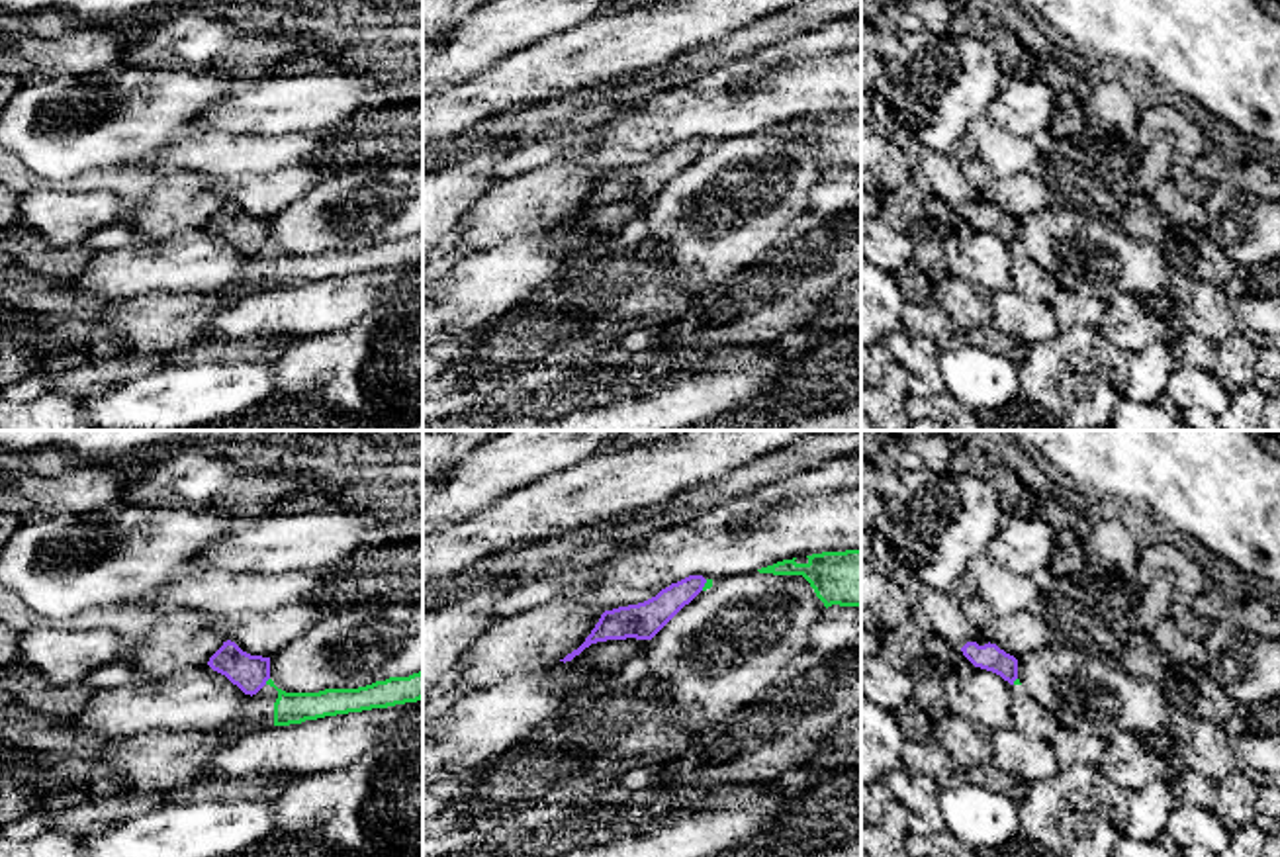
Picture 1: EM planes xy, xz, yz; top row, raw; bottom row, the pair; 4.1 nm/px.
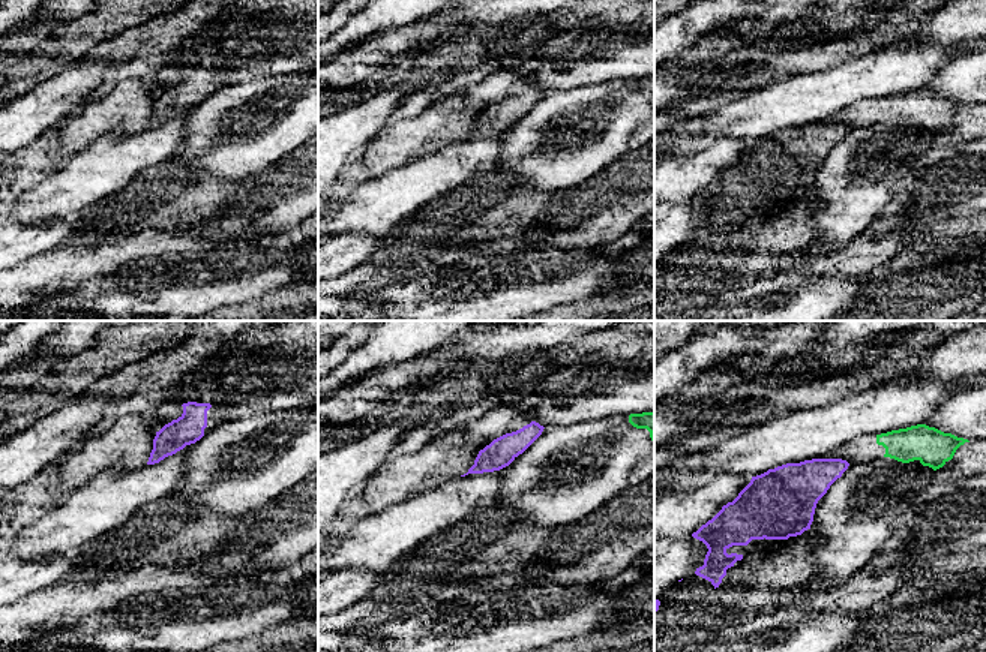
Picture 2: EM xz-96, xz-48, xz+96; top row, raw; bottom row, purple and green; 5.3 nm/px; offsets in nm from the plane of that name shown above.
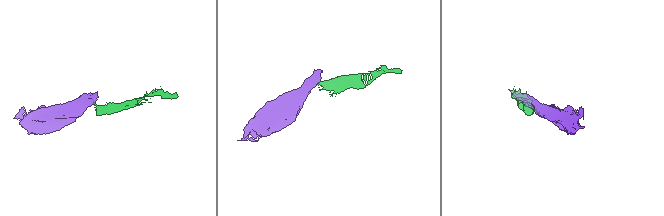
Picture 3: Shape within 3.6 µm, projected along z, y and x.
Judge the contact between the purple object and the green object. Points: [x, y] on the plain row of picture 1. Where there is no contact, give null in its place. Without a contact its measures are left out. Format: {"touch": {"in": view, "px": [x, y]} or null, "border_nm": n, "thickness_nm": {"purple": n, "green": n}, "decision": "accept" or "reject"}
{"touch": {"in": "xy", "px": [267, 241]}, "border_nm": 40, "thickness_nm": {"purple": 150, "green": 130}, "decision": "reject"}

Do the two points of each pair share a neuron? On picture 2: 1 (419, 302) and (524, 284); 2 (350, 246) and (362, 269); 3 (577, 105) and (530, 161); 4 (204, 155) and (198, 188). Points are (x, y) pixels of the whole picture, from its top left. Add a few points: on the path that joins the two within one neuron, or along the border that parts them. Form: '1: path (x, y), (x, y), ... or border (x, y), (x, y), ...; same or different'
1: path (444, 302), (474, 302), (486, 293), (499, 290); same
2: border (368, 258), (350, 272); different
3: path (559, 116), (550, 117), (536, 131), (536, 143); same
4: border (195, 174), (234, 182); different

